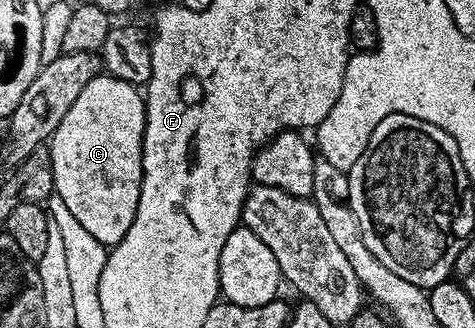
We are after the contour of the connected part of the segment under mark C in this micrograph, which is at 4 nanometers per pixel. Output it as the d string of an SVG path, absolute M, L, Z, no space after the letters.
M102 74L91 78L91 82L87 82L87 86L80 92L79 98L75 98L75 103L71 106L71 110L67 110L63 122L59 122L59 126L55 130L52 140L48 141L47 147L51 154L51 170L53 171L53 192L59 198L63 198L63 202L71 209L71 215L73 215L94 238L99 238L99 242L106 246L118 244L123 238L123 234L127 234L127 230L131 230L131 222L135 222L135 210L139 206L139 190L143 182L144 137L145 97L142 89L138 87L138 85L128 84L125 80L120 80L108 74Z

